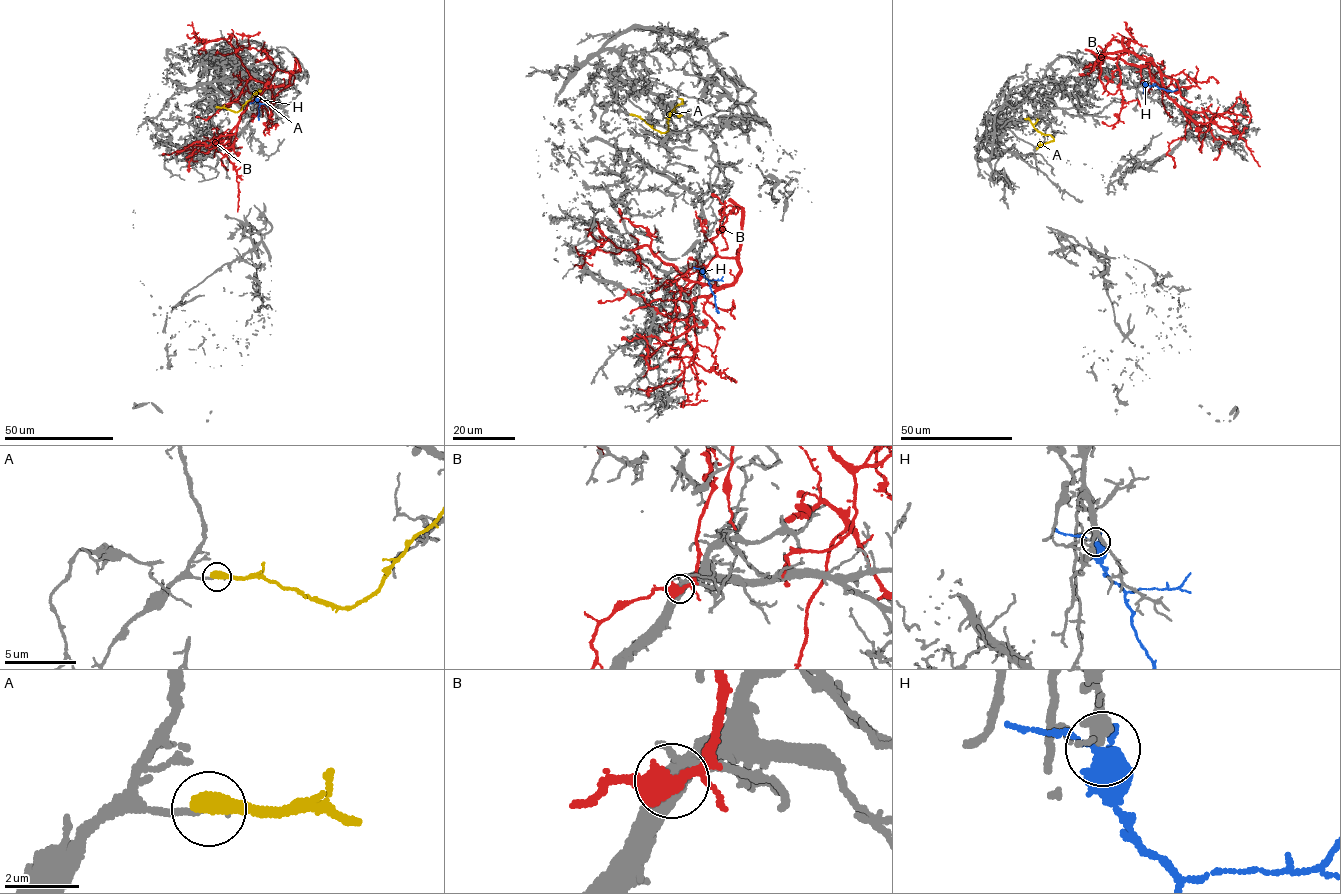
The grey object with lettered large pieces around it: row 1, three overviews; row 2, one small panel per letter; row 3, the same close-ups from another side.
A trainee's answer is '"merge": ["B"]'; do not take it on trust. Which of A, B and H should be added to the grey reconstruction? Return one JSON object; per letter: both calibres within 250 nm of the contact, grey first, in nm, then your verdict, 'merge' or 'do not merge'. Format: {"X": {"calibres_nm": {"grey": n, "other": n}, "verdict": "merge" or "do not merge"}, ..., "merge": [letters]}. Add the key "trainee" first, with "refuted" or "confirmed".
{"trainee": "refuted", "A": {"calibres_nm": {"grey": 200, "other": 480}, "verdict": "do not merge"}, "B": {"calibres_nm": {"grey": 440, "other": 400}, "verdict": "do not merge"}, "H": {"calibres_nm": {"grey": 460, "other": 380}, "verdict": "do not merge"}, "merge": []}

